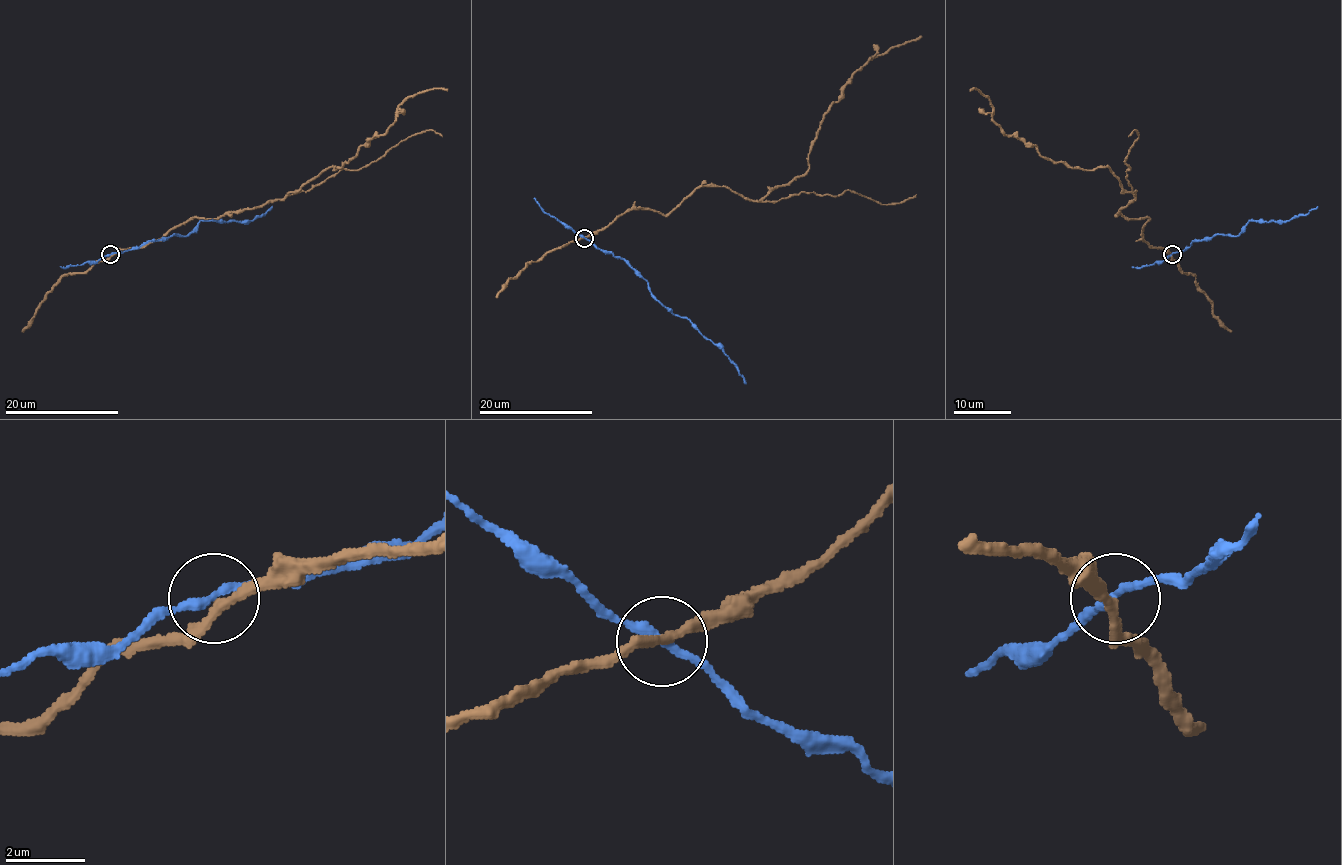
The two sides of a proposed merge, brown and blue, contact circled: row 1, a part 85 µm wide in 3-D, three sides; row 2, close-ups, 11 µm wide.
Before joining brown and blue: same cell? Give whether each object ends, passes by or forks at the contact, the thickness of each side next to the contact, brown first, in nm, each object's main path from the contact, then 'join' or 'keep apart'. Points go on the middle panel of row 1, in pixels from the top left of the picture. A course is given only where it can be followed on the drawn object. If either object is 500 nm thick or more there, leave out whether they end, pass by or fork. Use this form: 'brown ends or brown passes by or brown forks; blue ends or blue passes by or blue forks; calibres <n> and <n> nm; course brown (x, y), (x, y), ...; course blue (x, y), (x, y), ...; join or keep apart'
brown passes by; blue passes by; calibres 220 and 200 nm; course brown (584, 238), (631, 210), (669, 214), (704, 185), (760, 201), (809, 167), (820, 121), (856, 72), (921, 36); course blue (584, 238), (624, 259), (645, 281), (649, 292), (659, 302), (675, 315), (685, 316), (723, 350), (746, 383); keep apart

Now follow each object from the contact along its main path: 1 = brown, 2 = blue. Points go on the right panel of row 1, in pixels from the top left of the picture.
1: (1172, 255), (1144, 239), (1148, 218), (1119, 212), (1135, 196), (1107, 166), (1042, 157), (970, 91)
2: (1172, 255), (1193, 242), (1209, 240), (1215, 235), (1236, 236), (1249, 221), (1284, 221), (1306, 215), (1317, 206)

